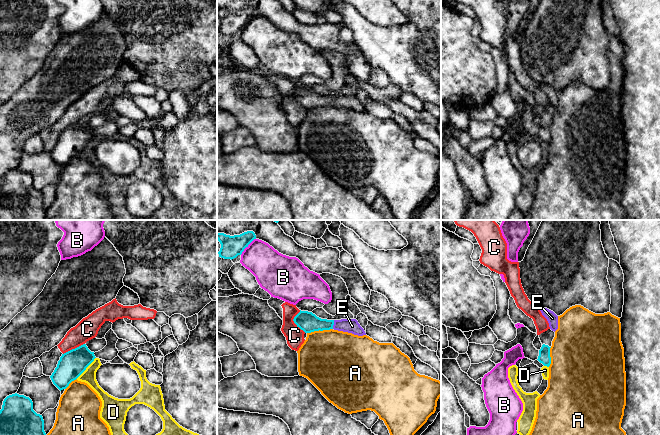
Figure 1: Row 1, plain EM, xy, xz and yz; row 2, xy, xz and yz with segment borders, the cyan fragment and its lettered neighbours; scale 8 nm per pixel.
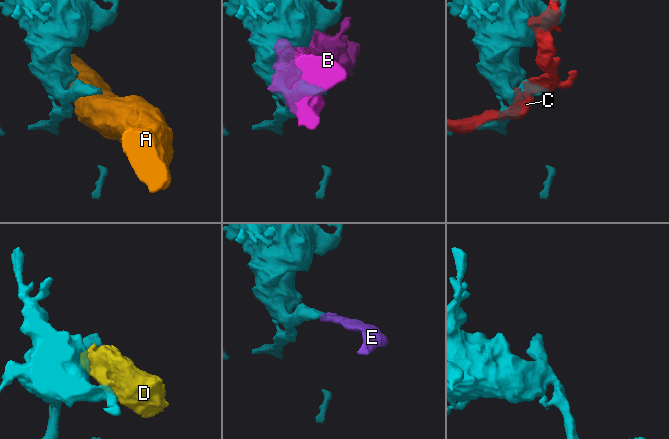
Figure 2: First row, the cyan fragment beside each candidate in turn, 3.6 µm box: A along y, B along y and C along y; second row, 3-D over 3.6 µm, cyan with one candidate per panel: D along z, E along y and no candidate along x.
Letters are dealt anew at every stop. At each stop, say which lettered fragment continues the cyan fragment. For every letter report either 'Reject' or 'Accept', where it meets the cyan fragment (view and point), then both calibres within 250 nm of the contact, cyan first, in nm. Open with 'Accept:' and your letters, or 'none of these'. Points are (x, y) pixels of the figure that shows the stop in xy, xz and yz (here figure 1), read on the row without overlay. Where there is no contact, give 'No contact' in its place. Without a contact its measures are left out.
Accept: E
A: Reject. Touches cyan at xz (319, 105). Thickness 160 nm (cyan) against 460 nm
B: Reject. Touches cyan at xz (247, 22). Thickness 180 nm (cyan) against 280 nm
C: Reject. Touches cyan at xz (294, 98). Thickness 160 nm (cyan) against 150 nm
D: Reject. Touches cyan at xy (86, 143). Thickness 220 nm (cyan) against 110 nm
E: Accept. Touches cyan at xz (333, 100). Thickness 160 nm (cyan) against 110 nm

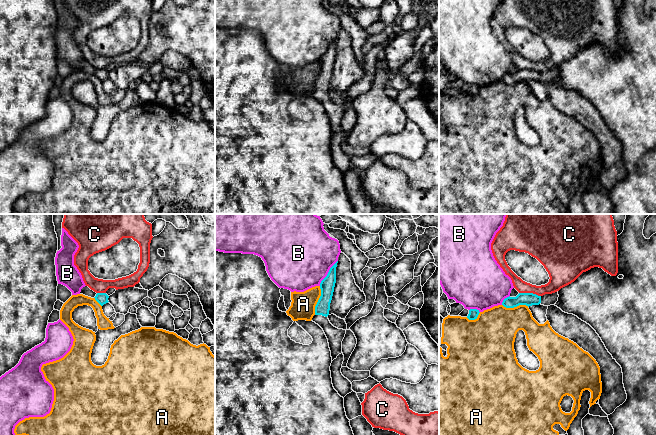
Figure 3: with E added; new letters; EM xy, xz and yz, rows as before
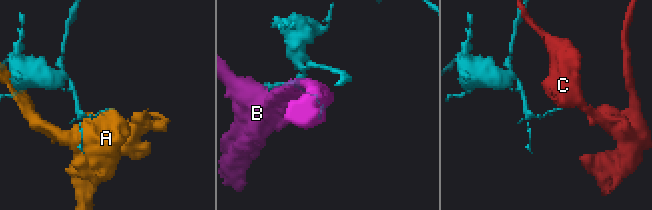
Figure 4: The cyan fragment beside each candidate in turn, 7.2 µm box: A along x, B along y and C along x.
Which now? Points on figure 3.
Accept: none of these
A: Reject. Touches cyan at xz (318, 76). Thickness 120 nm (cyan) against 190 nm
B: Reject. Touches cyan at xz (328, 49). Thickness 120 nm (cyan) against 480 nm
C: Reject. Touches cyan at yz (530, 69). Thickness 110 nm (cyan) against 140 nm

